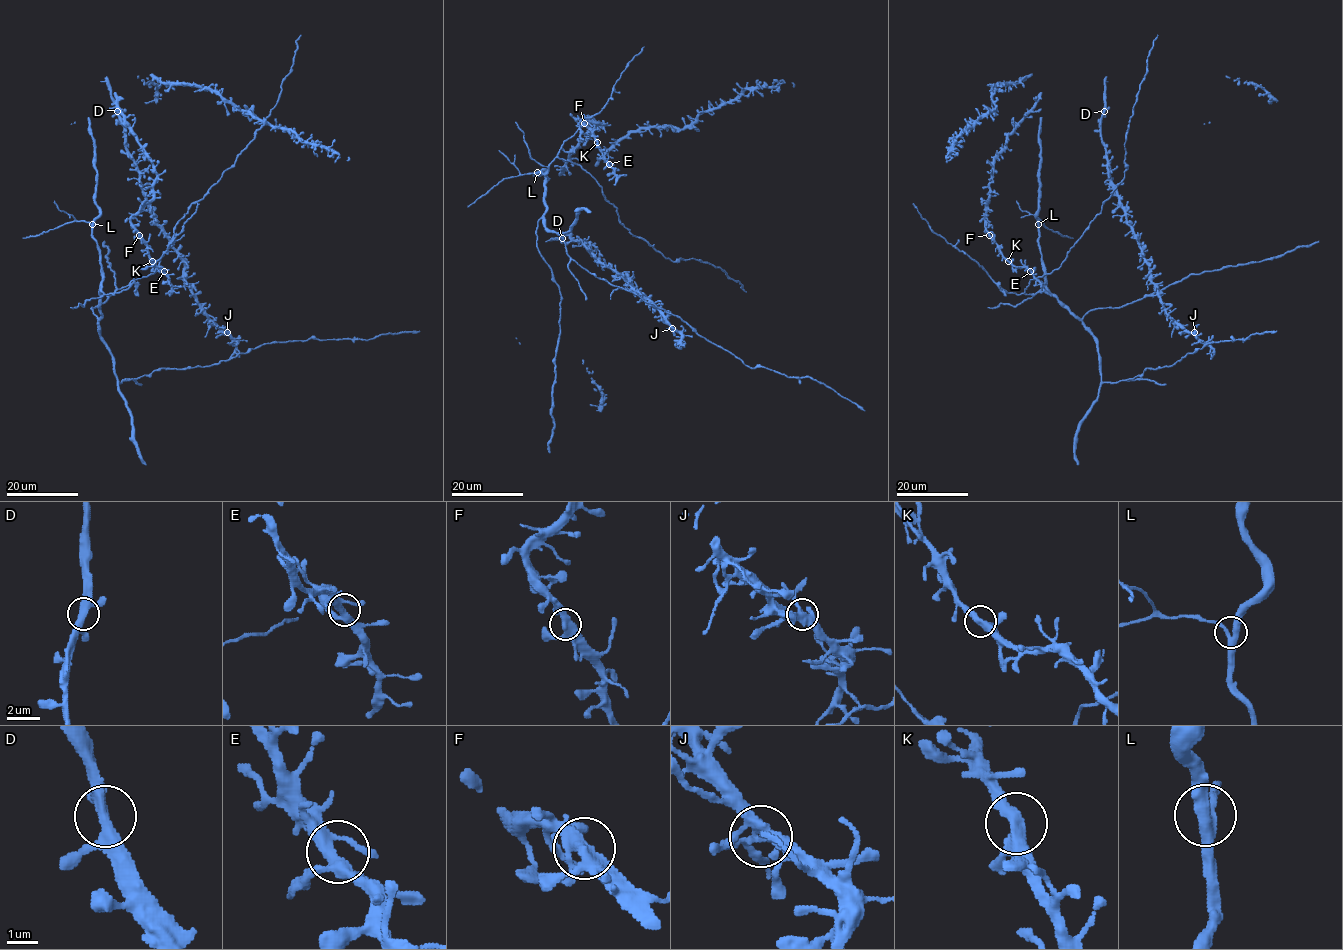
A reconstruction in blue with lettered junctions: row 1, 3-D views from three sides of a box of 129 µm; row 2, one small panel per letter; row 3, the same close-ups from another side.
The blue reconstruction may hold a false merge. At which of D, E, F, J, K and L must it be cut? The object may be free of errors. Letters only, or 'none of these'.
none of these

